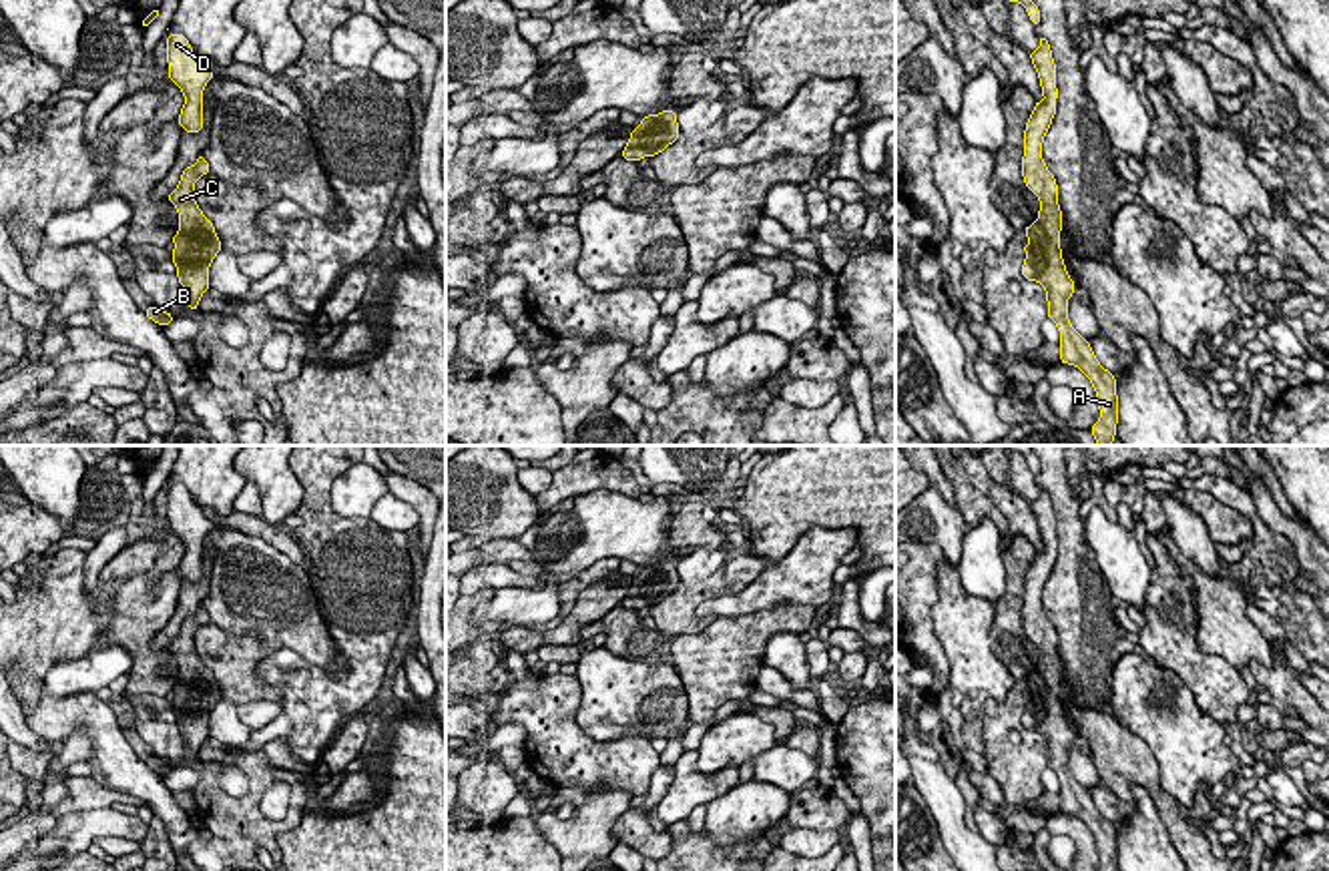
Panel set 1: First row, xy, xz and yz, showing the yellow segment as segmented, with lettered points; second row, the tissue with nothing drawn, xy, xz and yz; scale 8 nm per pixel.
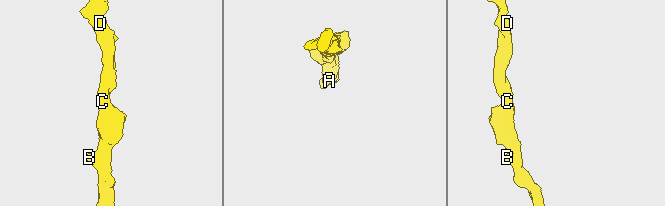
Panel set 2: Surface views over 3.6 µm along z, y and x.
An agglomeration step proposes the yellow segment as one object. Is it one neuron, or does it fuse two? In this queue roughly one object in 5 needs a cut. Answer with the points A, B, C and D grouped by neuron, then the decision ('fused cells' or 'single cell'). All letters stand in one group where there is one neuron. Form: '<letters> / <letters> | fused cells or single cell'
A B C D | single cell

